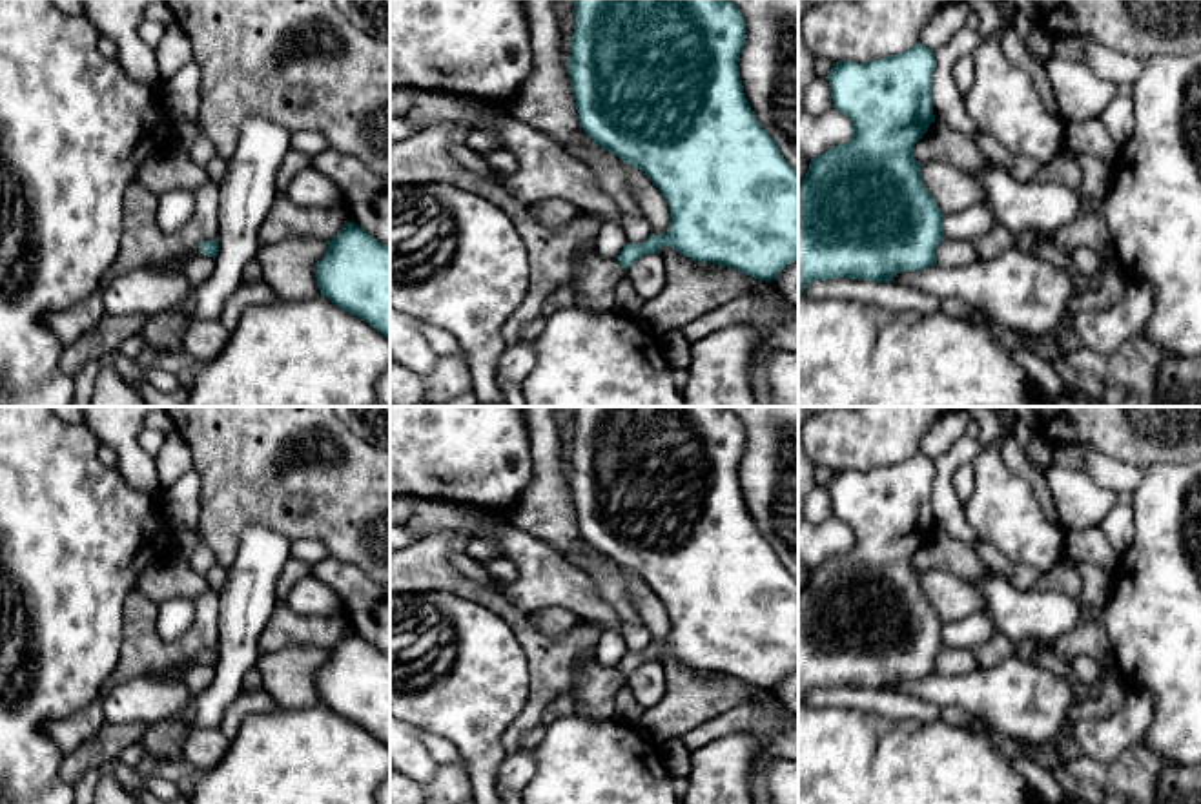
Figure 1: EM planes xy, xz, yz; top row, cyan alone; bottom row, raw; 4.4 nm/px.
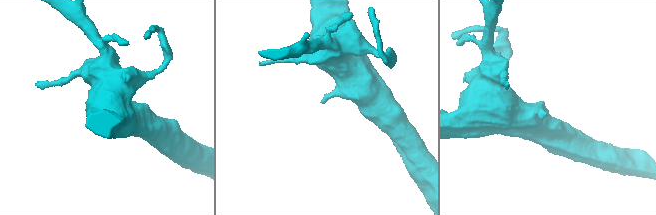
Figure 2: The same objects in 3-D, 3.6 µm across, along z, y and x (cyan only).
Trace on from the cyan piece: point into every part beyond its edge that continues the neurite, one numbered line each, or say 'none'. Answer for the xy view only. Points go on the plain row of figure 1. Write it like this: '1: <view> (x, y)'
1: xy (179, 671)

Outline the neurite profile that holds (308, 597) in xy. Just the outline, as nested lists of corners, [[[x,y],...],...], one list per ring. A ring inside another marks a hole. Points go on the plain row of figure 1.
[[[313,576],[297,582],[286,603],[303,616],[332,616],[343,611],[339,596]]]

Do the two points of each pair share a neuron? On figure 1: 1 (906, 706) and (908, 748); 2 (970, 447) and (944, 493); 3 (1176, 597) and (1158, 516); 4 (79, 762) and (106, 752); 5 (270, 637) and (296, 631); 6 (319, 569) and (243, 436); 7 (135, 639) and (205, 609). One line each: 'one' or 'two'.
1: two
2: one
3: one
4: one
5: one
6: two
7: one

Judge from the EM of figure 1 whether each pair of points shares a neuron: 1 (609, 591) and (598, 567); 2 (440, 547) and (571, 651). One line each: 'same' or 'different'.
1: same
2: same

